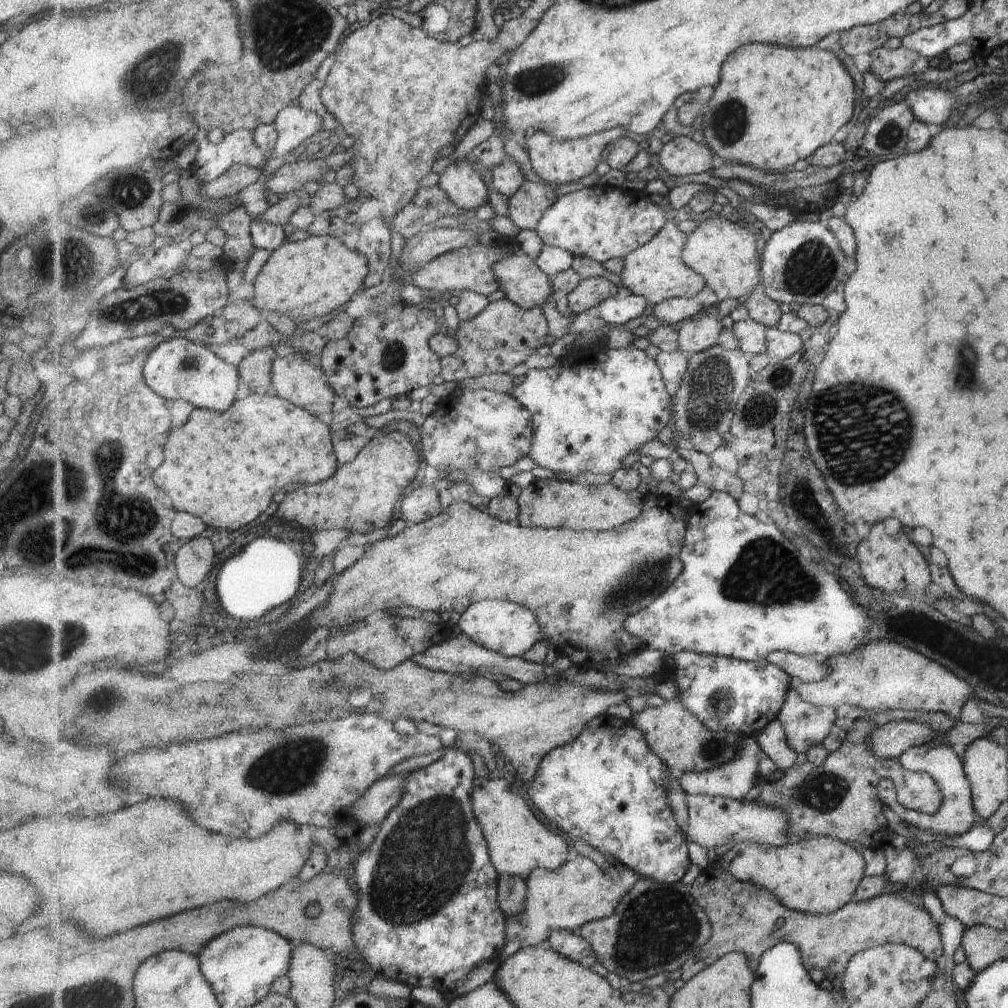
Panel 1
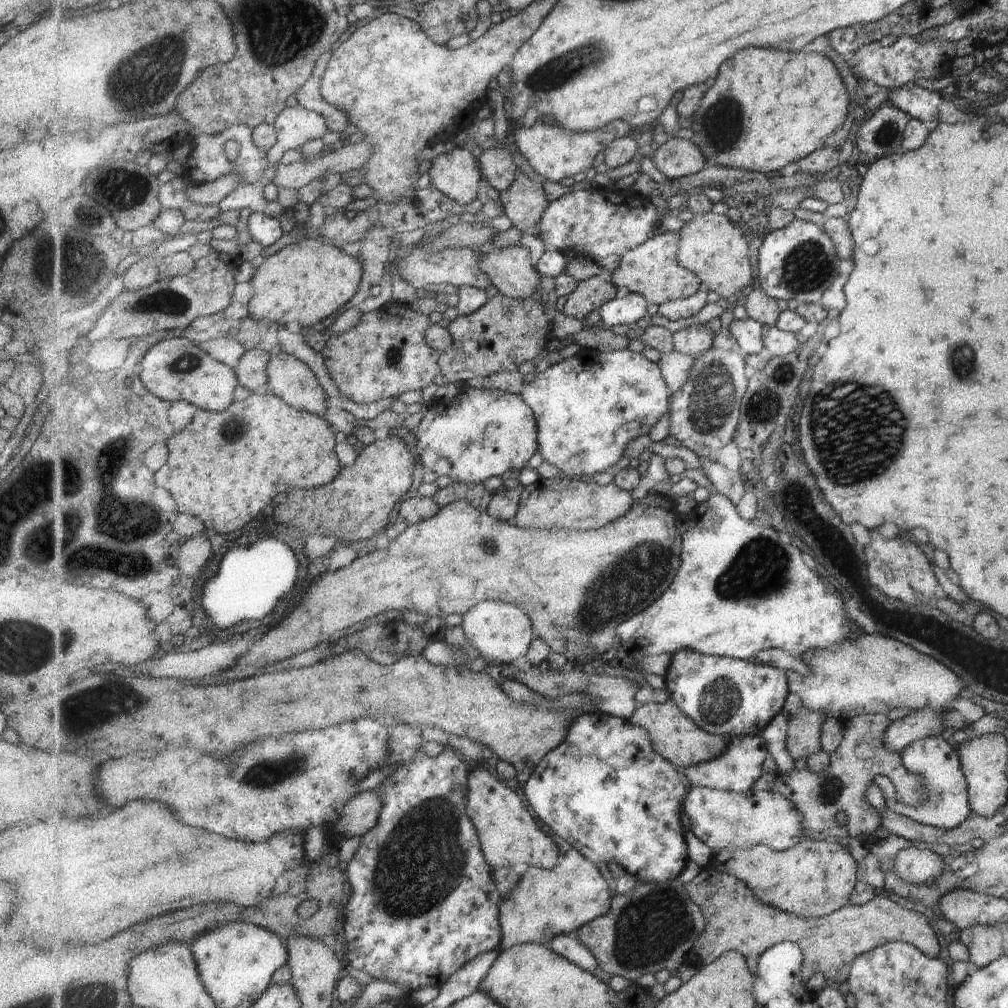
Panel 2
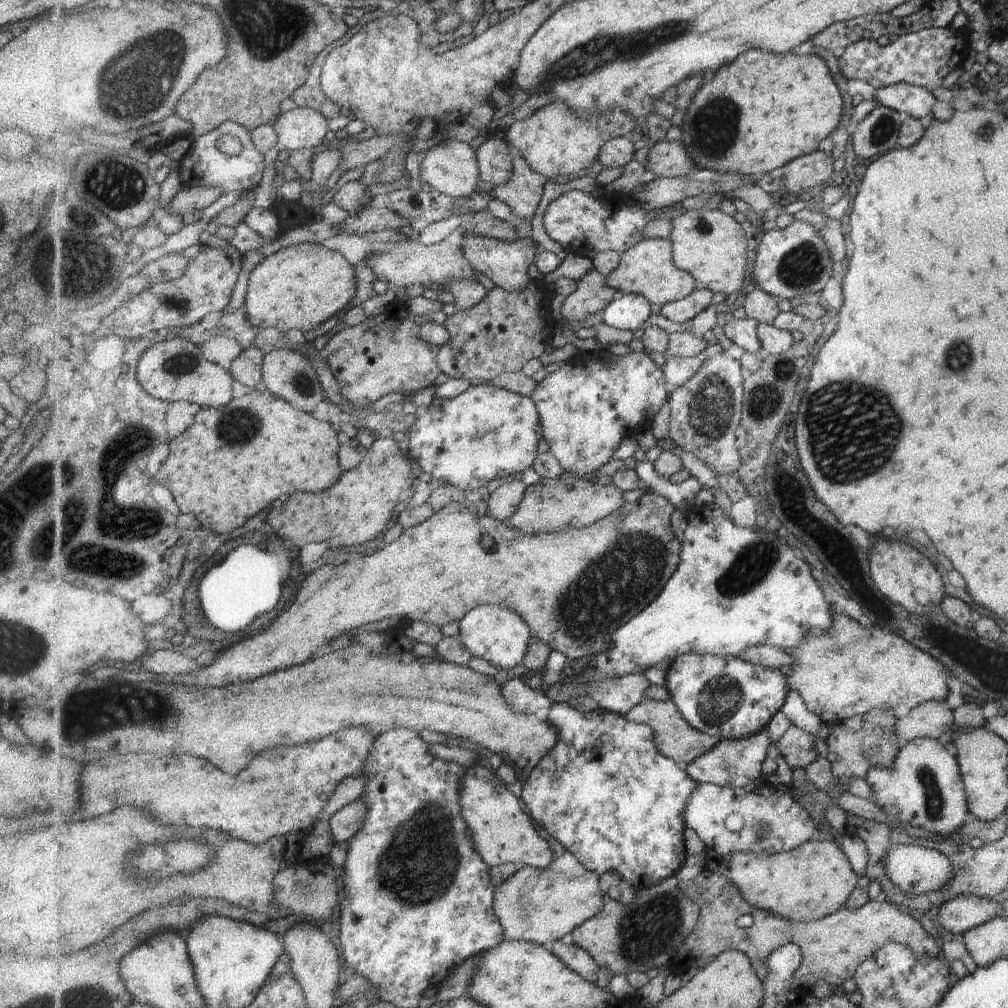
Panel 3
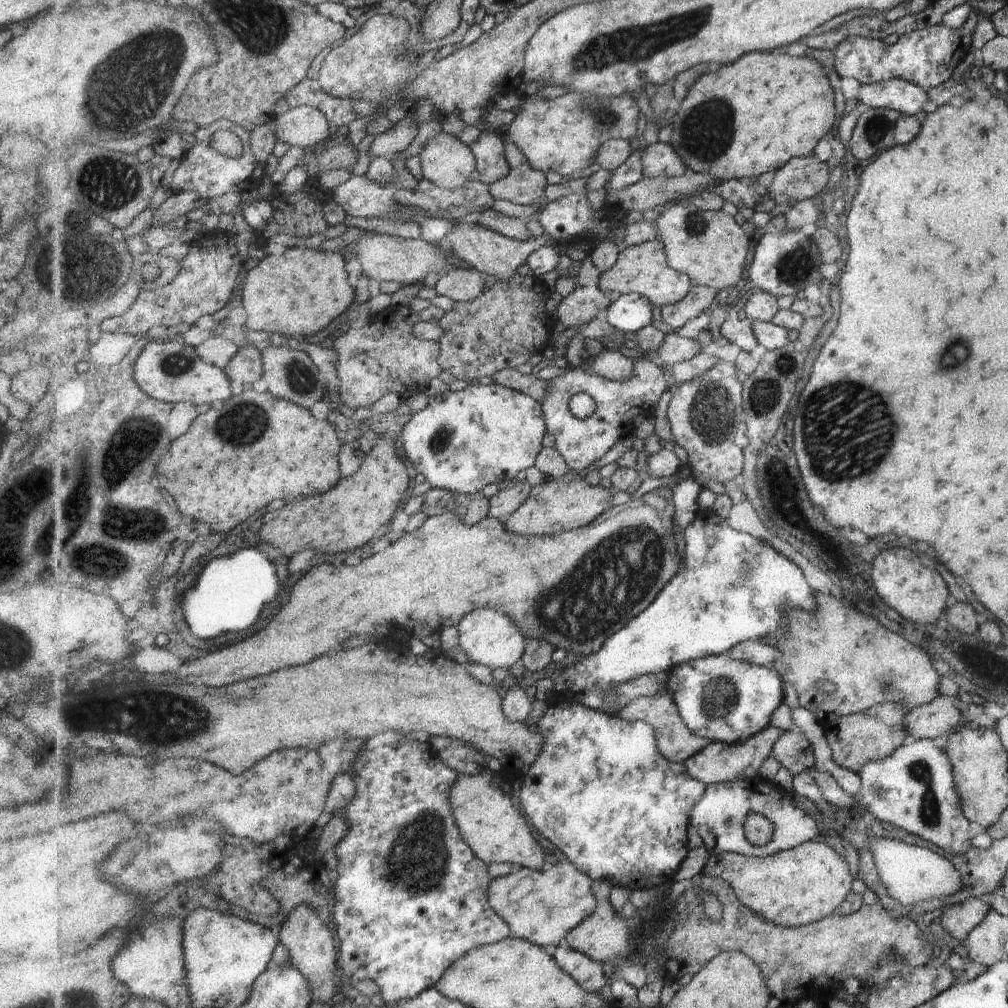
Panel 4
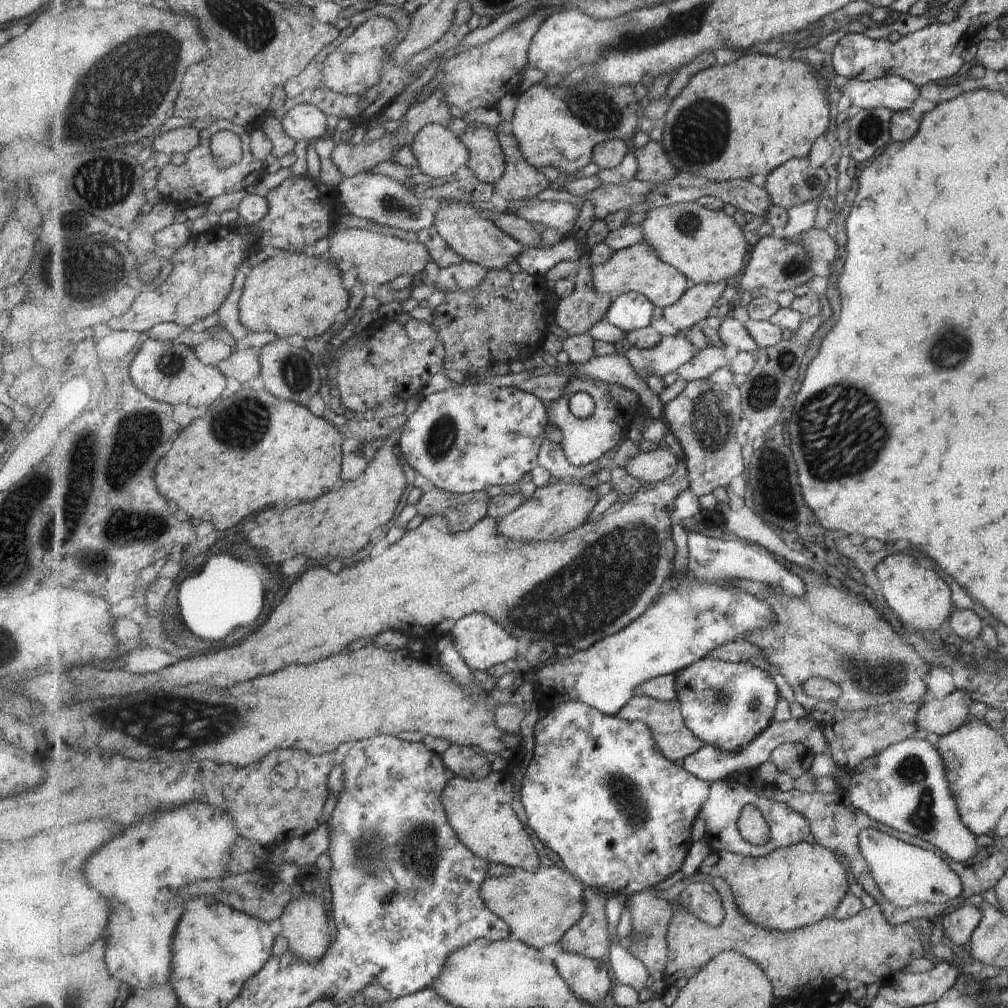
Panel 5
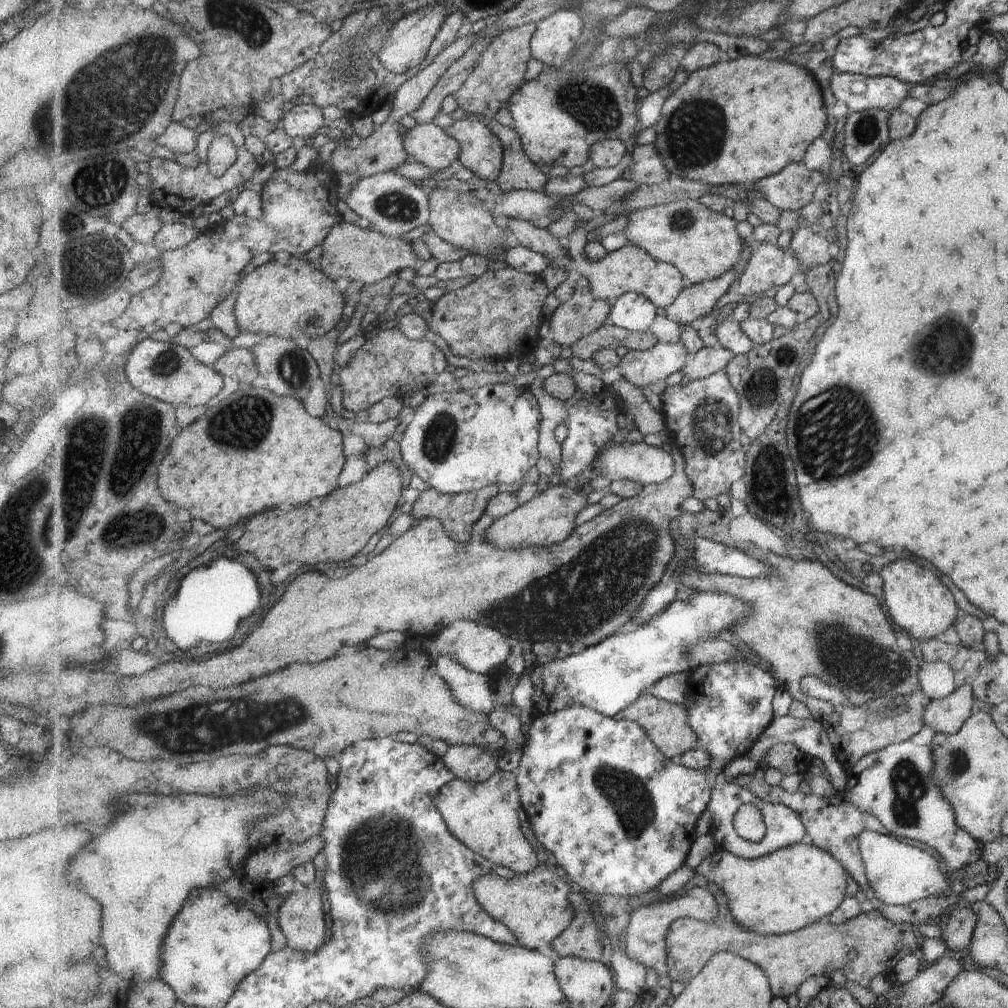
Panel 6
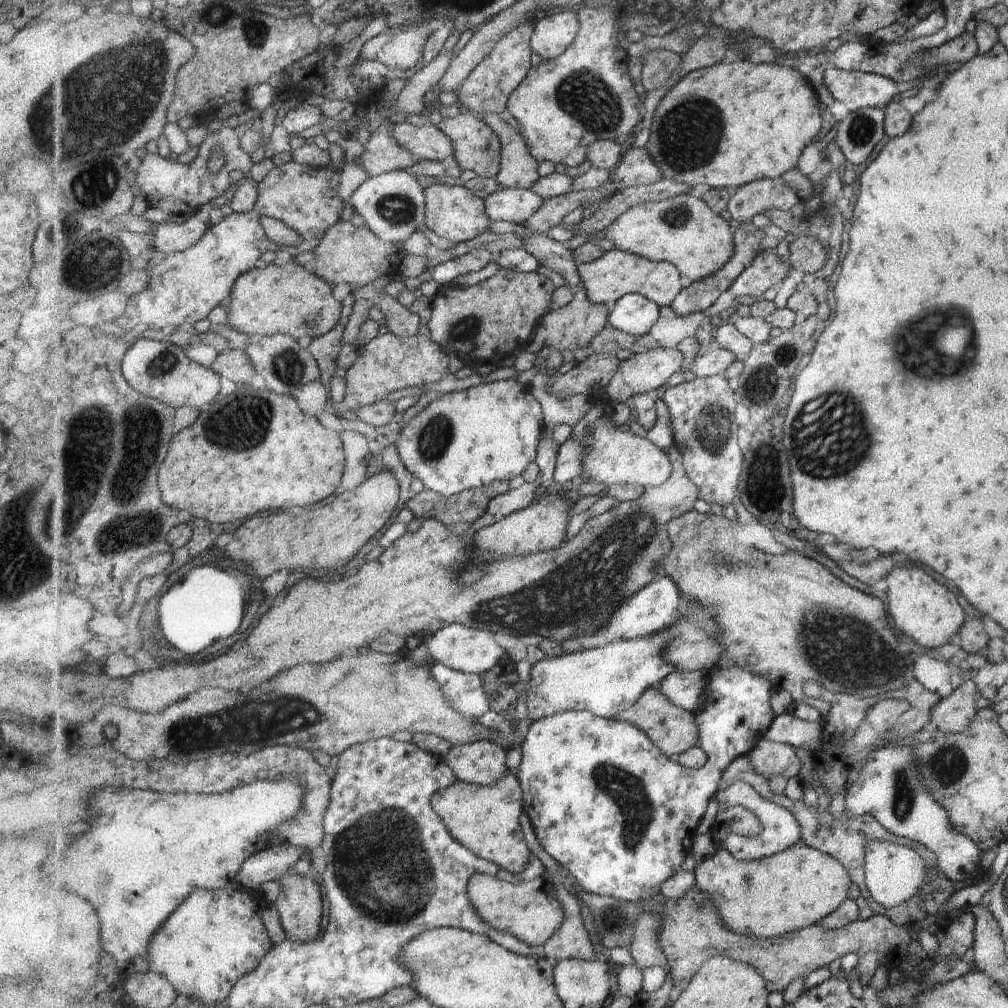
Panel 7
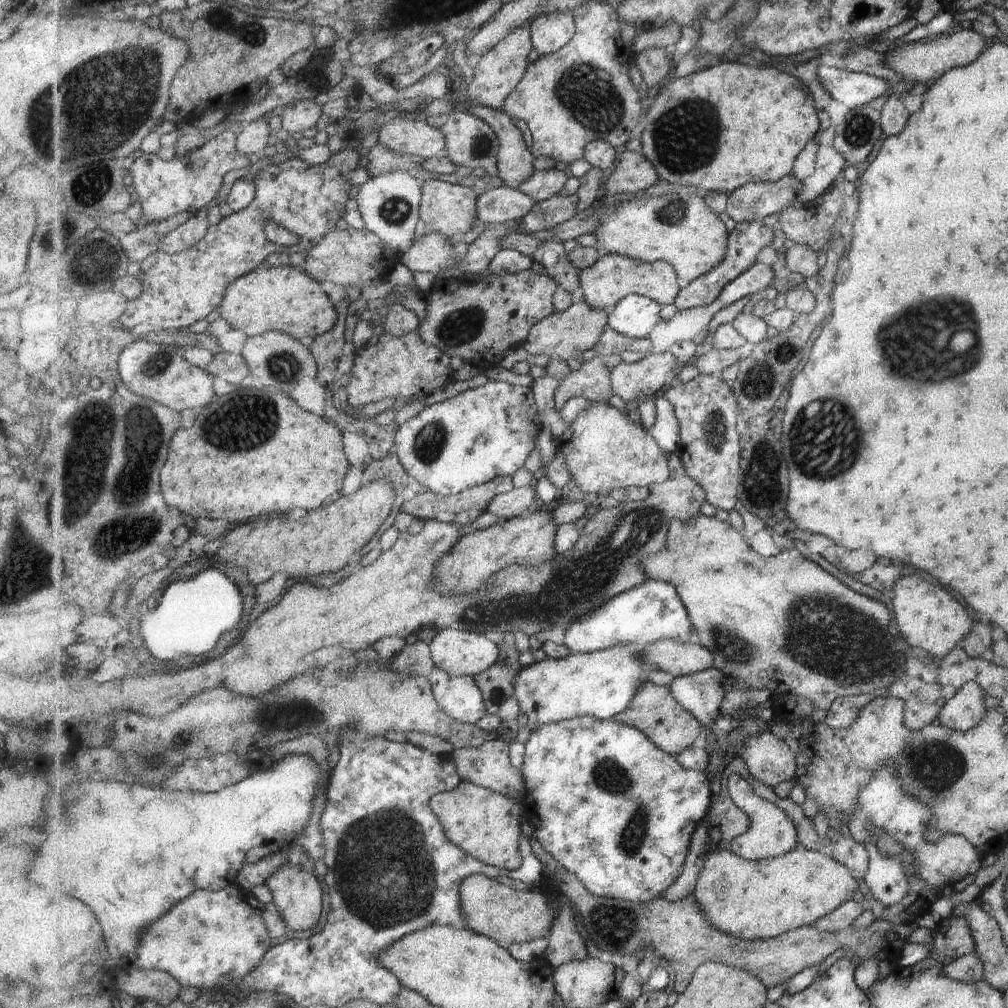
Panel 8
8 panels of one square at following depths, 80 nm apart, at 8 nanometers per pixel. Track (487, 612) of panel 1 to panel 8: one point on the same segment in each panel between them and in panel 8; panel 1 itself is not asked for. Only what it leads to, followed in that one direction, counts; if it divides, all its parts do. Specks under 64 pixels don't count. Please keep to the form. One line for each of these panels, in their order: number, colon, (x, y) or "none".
2: (502, 632)
3: (498, 635)
4: (488, 637)
5: (482, 642)
6: (479, 648)
7: (462, 648)
8: (459, 652)

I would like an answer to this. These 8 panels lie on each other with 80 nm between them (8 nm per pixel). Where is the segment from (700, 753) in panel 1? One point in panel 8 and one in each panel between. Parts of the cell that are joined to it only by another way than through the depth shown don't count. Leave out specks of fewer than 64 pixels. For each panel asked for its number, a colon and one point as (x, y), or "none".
2: (679, 739)
3: (674, 736)
4: (674, 739)
5: (664, 718)
6: (667, 723)
7: (673, 729)
8: (655, 710)

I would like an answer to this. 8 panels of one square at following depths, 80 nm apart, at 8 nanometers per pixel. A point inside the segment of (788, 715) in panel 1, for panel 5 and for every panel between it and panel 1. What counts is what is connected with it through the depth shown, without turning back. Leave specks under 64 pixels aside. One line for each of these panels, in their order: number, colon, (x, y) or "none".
2: (803, 741)
3: (795, 745)
4: (795, 753)
5: (795, 759)

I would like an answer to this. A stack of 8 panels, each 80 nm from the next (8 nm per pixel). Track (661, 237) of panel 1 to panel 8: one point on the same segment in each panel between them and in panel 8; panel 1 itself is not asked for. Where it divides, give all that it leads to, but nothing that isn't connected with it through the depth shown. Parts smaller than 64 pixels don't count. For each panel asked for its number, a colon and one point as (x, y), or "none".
2: (652, 269)
3: (648, 268)
4: (644, 268)
5: (638, 268)
6: (630, 269)
7: (617, 273)
8: (613, 277)

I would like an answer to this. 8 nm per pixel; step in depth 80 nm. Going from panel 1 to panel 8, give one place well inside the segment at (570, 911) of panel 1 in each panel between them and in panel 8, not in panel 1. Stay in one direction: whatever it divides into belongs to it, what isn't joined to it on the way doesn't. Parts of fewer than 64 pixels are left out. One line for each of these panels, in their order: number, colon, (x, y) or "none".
2: (546, 903)
3: (545, 905)
4: (544, 906)
5: (540, 908)
6: (536, 906)
7: (529, 911)
8: (504, 914)

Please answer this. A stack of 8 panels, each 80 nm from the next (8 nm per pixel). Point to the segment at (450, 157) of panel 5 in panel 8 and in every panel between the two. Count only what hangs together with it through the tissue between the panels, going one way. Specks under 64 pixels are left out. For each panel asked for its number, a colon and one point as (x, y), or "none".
6: (429, 144)
7: (428, 141)
8: (404, 137)

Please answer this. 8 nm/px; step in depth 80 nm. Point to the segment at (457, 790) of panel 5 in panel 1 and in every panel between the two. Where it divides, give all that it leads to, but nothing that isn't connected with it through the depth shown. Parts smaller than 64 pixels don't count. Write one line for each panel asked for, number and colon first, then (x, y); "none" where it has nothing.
1: (519, 842)
2: (510, 837)
3: (503, 832)
4: (483, 808)

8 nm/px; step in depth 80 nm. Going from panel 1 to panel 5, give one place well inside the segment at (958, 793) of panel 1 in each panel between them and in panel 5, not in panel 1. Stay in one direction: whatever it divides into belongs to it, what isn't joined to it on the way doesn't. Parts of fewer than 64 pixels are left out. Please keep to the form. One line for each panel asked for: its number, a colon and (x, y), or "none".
2: (945, 804)
3: (923, 789)
4: (912, 788)
5: (903, 787)

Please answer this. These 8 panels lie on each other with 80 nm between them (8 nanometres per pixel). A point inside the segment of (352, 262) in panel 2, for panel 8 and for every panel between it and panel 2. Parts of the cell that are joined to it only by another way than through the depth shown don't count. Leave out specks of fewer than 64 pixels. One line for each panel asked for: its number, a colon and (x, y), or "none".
3: (300, 287)
4: (300, 292)
5: (290, 293)
6: (288, 300)
7: (286, 299)
8: (283, 298)

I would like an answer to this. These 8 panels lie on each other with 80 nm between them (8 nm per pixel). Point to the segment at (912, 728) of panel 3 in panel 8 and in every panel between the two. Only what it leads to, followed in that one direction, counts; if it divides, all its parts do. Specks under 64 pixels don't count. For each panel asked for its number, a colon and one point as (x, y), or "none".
4: (940, 715)
5: (941, 717)
6: (946, 715)
7: (951, 715)
8: (963, 711)

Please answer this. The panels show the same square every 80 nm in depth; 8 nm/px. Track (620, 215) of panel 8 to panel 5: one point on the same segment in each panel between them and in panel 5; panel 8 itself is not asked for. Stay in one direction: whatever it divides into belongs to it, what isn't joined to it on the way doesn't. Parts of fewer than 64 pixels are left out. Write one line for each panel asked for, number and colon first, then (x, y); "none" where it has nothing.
5: (708, 246)
6: (703, 244)
7: (683, 230)

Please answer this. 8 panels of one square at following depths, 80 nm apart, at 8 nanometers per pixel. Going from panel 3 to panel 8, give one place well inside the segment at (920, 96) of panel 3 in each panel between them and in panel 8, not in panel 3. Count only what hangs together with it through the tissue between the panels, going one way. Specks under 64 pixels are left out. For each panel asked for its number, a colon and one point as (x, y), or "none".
4: (898, 95)
5: (892, 93)
6: (858, 92)
7: (856, 90)
8: (853, 89)

